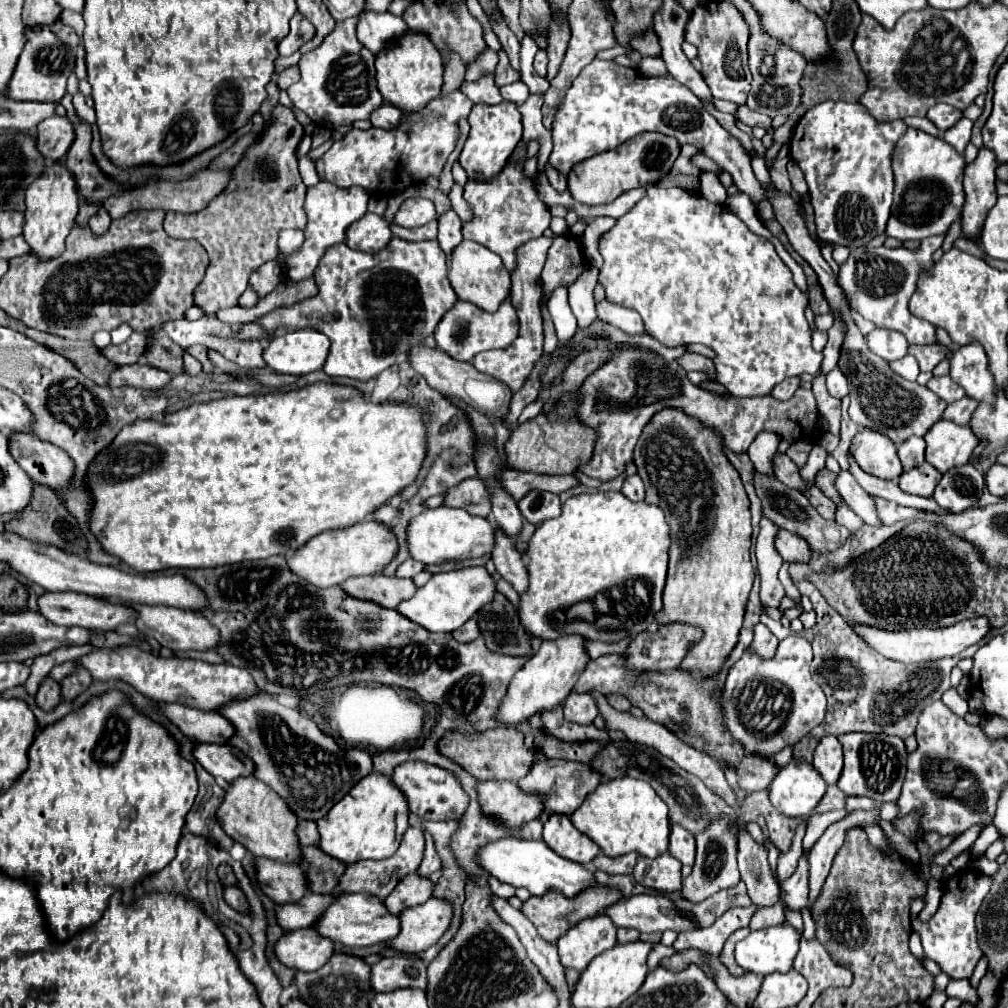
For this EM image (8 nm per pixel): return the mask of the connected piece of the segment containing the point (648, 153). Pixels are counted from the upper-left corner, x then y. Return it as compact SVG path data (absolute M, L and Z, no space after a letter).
M639 134L623 146L617 146L615 150L607 150L603 154L597 154L595 158L587 158L587 162L579 162L575 170L569 172L567 184L569 192L577 202L595 206L595 204L607 204L613 202L617 196L621 196L627 190L657 184L673 166L675 158L679 156L681 144L675 142L675 138L665 134Z

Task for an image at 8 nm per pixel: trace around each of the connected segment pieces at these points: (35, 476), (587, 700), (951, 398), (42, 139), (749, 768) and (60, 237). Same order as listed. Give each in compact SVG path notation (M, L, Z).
M31 432L9 434L9 446L15 462L31 476L33 482L59 492L71 480L75 464L67 452L59 450L59 446L41 440Z
M571 692L563 704L565 720L575 724L591 724L598 716L598 707L589 694L577 694Z
M941 376L941 378L931 378L927 382L927 388L931 388L939 398L943 398L945 402L955 402L955 400L961 400L965 396L965 390L955 384L951 380L951 376Z
M49 116L37 126L37 148L51 162L65 158L73 140L73 124L63 116Z
M747 756L743 758L743 762L739 762L739 766L735 766L735 770L739 776L739 786L743 790L755 792L755 790L767 790L779 768L771 760Z
M51 164L43 172L41 178L37 178L25 194L25 224L23 224L23 238L29 244L31 252L39 260L51 260L59 254L63 254L65 248L65 238L71 232L71 226L75 222L77 210L79 210L79 194L75 188L75 178L73 174L61 166L61 164Z

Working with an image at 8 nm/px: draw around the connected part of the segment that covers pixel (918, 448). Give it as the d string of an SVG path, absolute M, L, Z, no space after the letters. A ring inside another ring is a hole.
M911 436L897 450L899 450L899 458L901 458L905 470L911 470L925 462L925 440L923 438Z

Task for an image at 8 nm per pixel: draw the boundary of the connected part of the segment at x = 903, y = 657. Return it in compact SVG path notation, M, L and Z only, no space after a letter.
M977 616L977 618L971 618L971 620L963 620L963 622L957 622L953 626L937 628L937 630L919 628L919 630L889 632L889 630L873 628L873 626L867 626L867 624L855 624L855 622L849 622L849 626L853 626L853 630L859 634L859 638L863 638L867 642L867 646L877 650L881 656L885 656L889 660L903 662L903 664L929 662L929 660L939 660L939 658L945 658L945 656L961 654L965 648L977 644L991 630L989 624L987 624L987 618L983 618L983 616Z

